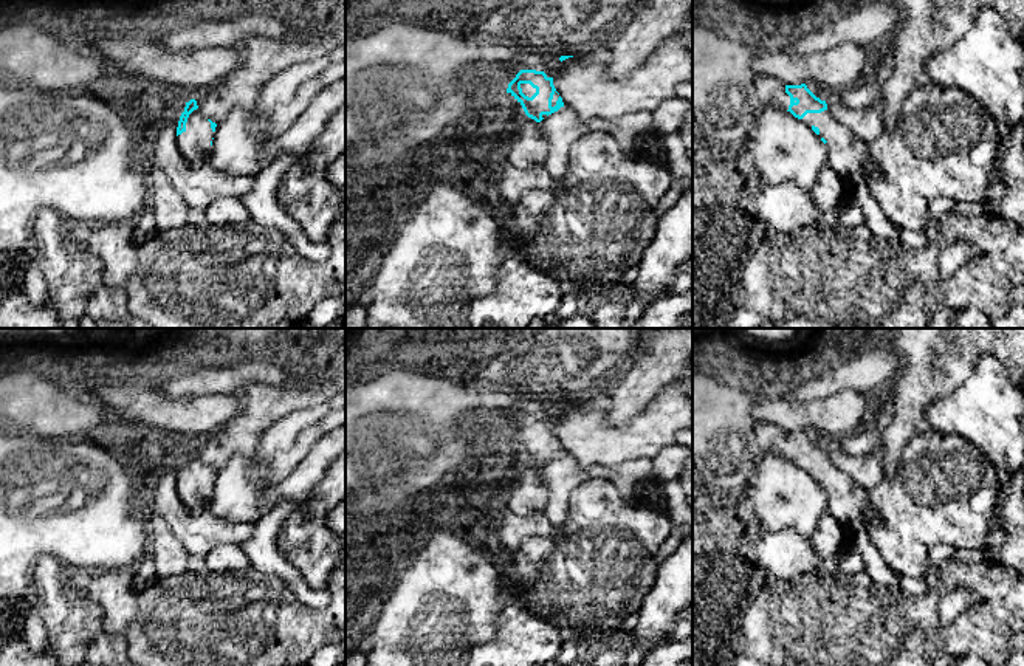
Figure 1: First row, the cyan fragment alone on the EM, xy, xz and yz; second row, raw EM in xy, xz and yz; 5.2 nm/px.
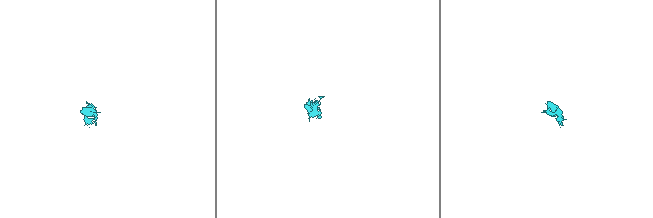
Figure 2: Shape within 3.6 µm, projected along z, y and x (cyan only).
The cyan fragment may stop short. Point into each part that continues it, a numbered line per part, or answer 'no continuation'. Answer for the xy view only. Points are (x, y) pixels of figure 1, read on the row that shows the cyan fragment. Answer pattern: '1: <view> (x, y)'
1: xy (194, 144)

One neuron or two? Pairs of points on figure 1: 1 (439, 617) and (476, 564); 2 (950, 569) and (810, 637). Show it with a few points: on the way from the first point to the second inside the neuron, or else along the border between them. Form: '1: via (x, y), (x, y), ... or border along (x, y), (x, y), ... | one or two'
1: via (445, 604), (453, 597), (454, 586), (463, 576) | one
2: via (924, 606), (893, 637), (848, 637) | one

